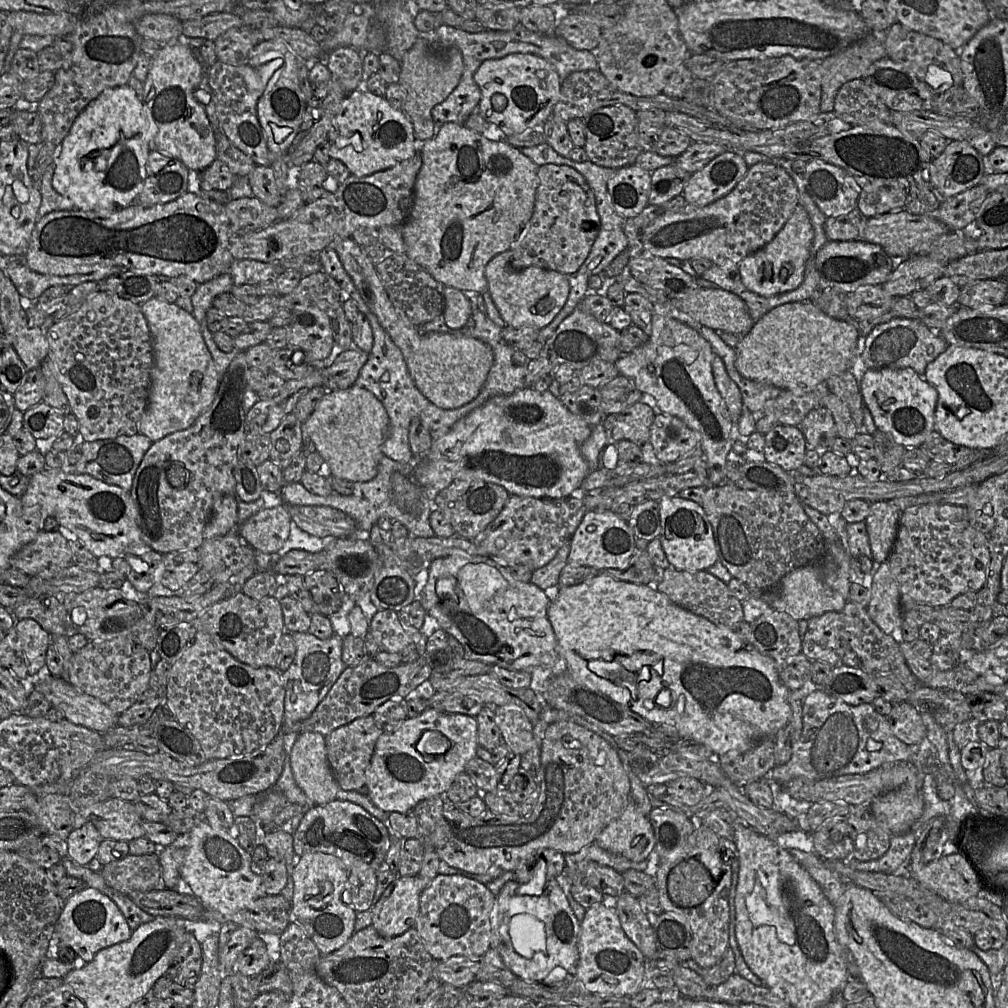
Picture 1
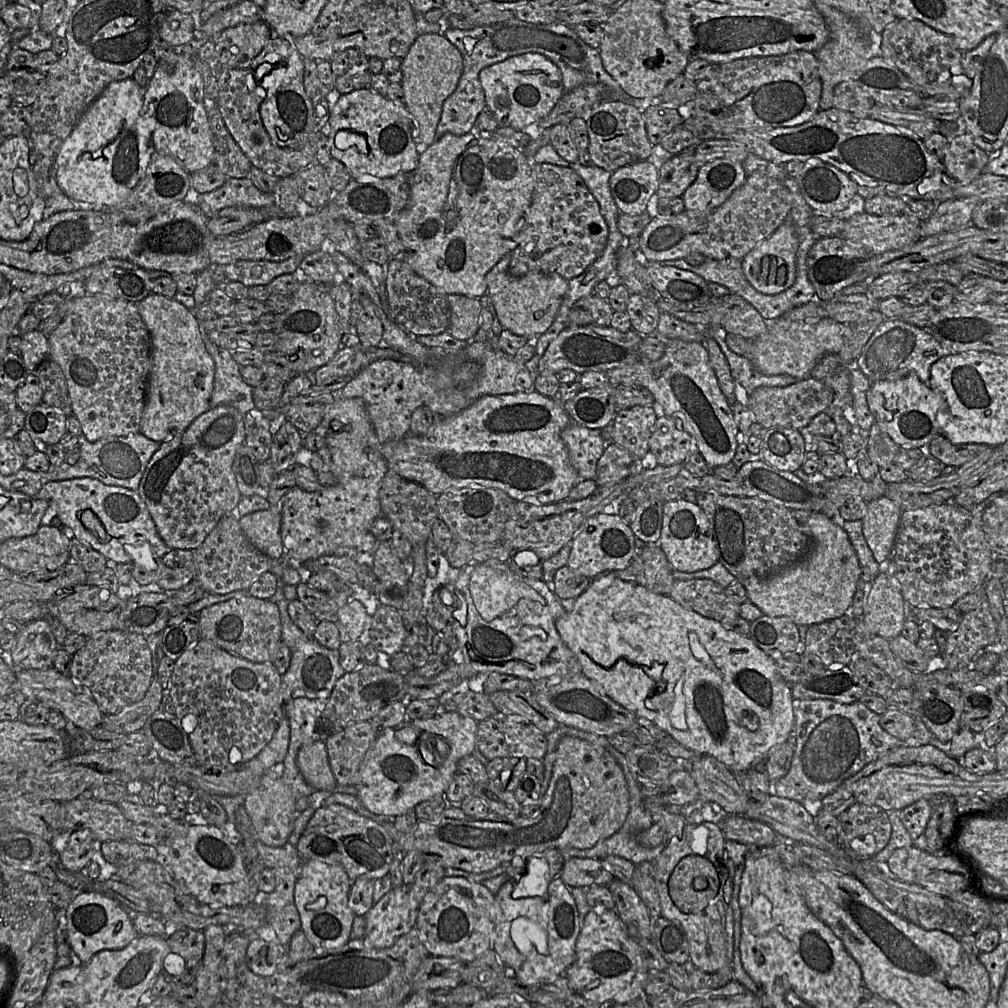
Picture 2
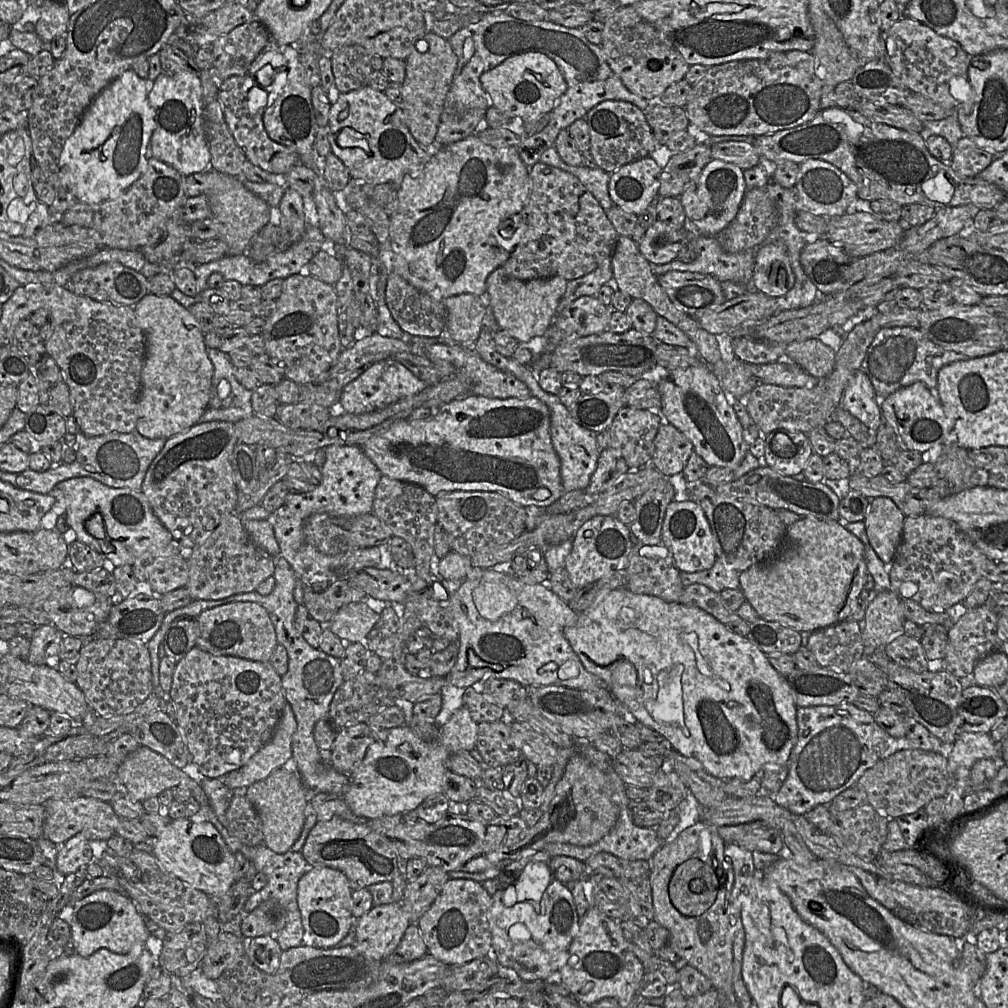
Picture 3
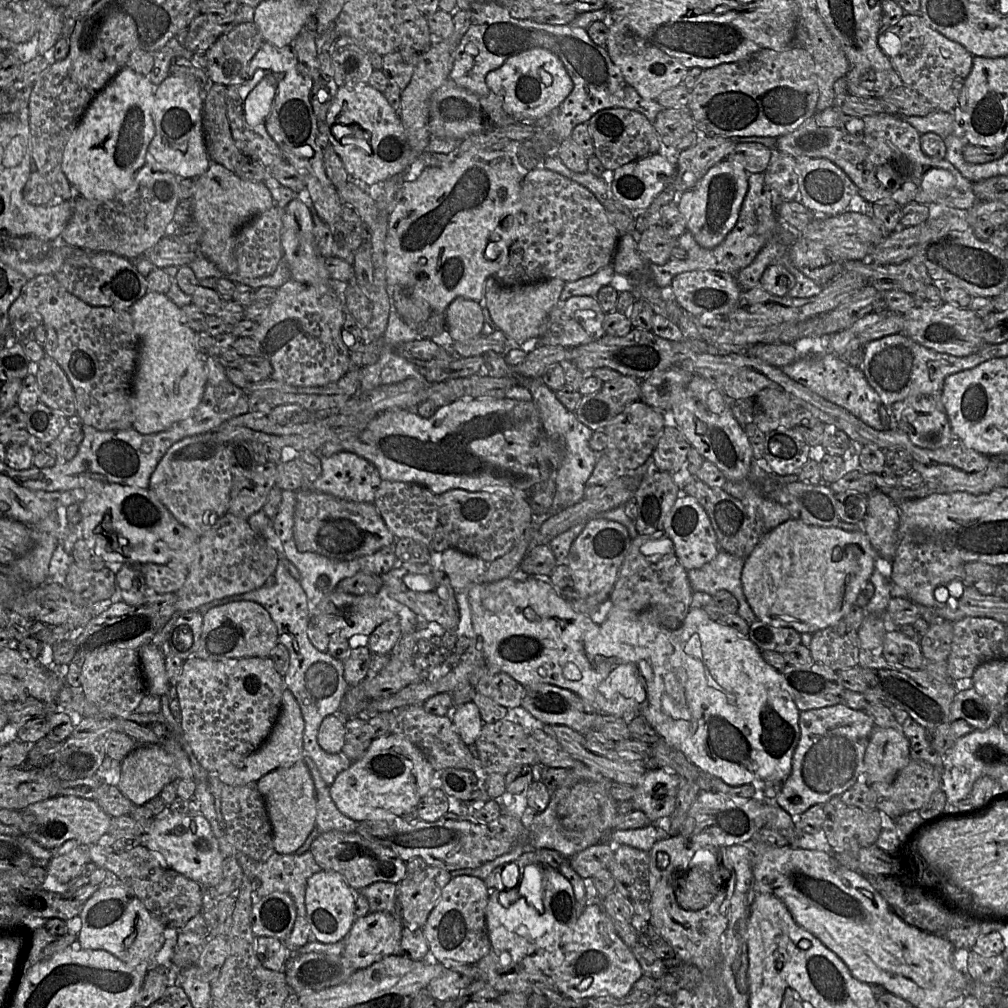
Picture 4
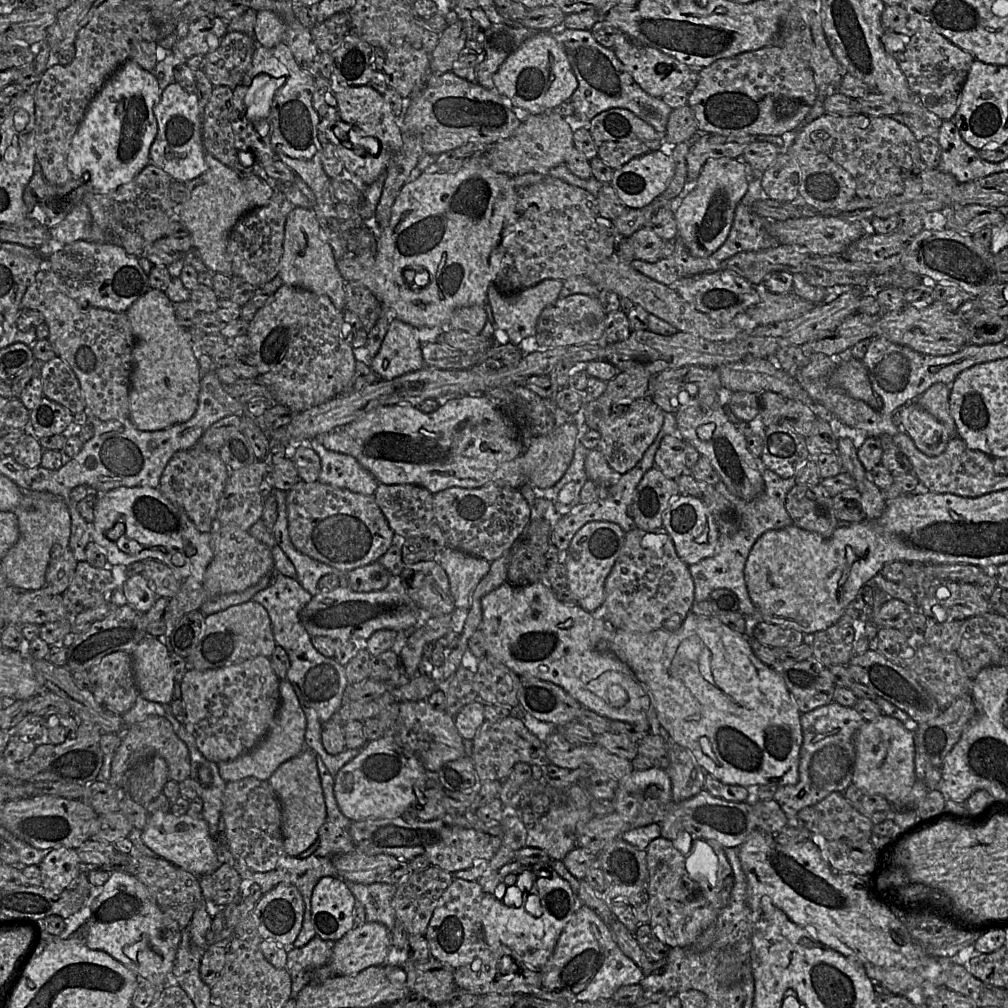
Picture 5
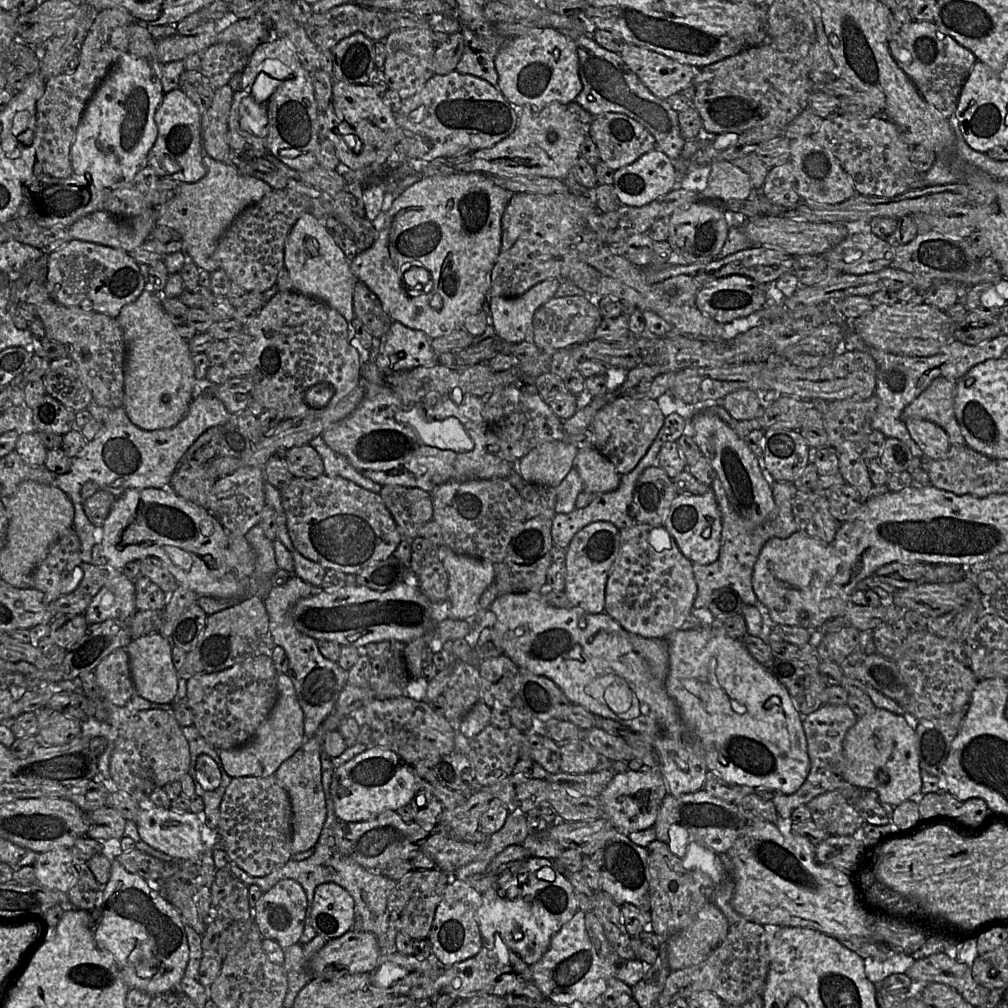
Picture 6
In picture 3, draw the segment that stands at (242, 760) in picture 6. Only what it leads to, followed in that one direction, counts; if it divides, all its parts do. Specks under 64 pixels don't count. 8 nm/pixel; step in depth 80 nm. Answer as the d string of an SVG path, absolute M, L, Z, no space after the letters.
M286 702L272 738L241 768L219 777L229 789L246 789L265 779L273 771L293 766L292 739L297 722L291 705Z

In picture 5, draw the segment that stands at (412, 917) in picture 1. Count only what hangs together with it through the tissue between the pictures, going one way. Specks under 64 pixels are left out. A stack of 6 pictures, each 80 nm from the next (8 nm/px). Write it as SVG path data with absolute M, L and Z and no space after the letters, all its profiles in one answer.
M366 921L362 925L353 927L335 941L329 965L335 975L356 974L367 967L386 963L392 948L390 930L379 922Z

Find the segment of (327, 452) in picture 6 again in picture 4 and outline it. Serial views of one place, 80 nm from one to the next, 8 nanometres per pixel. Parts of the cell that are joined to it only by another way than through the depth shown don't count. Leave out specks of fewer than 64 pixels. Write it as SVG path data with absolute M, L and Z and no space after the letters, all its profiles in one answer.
M347 451L329 457L317 452L322 464L322 473L312 483L312 490L347 501L374 503L382 479L371 462Z

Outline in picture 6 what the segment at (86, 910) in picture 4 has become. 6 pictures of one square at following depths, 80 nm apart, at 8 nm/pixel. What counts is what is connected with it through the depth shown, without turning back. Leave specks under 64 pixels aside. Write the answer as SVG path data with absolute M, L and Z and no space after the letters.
M116 859L111 861L110 878L102 888L100 920L94 939L100 950L109 952L129 989L158 995L177 989L189 959L185 923L179 911L152 883L129 873Z

